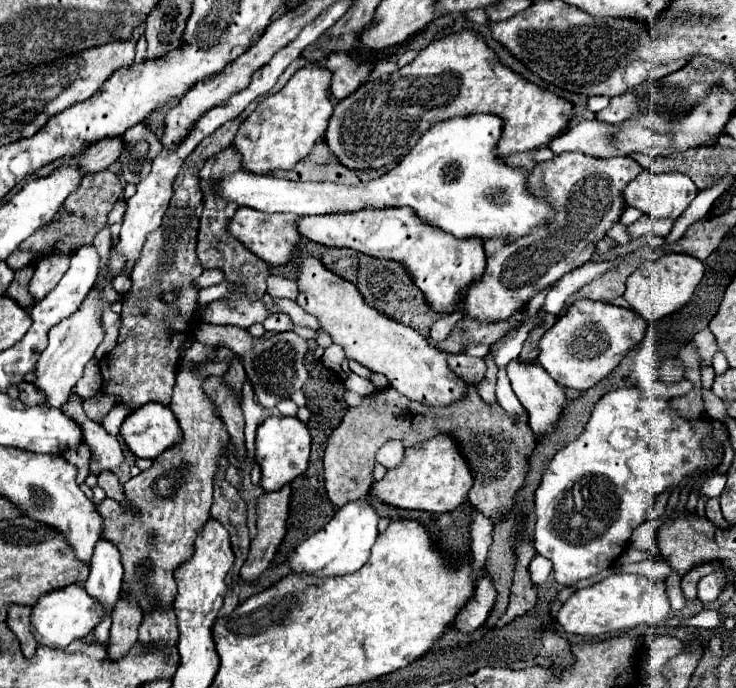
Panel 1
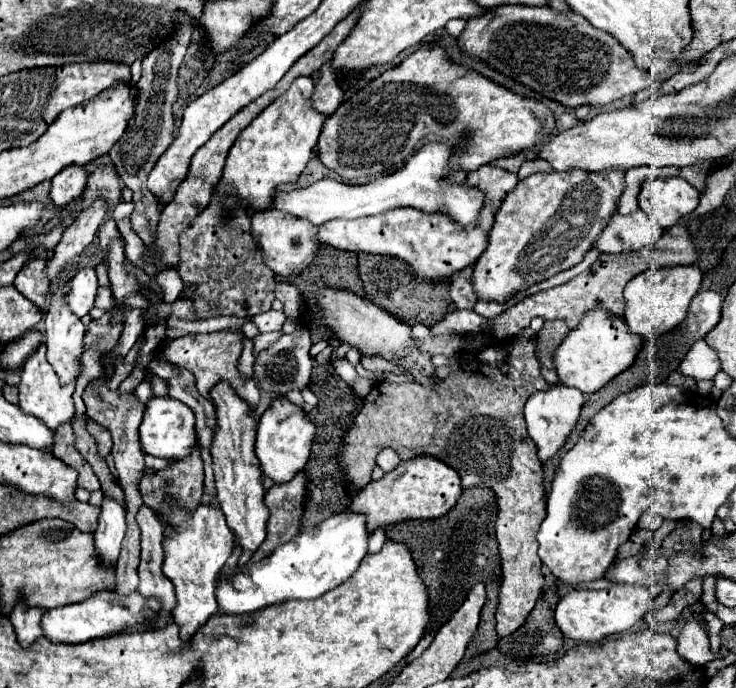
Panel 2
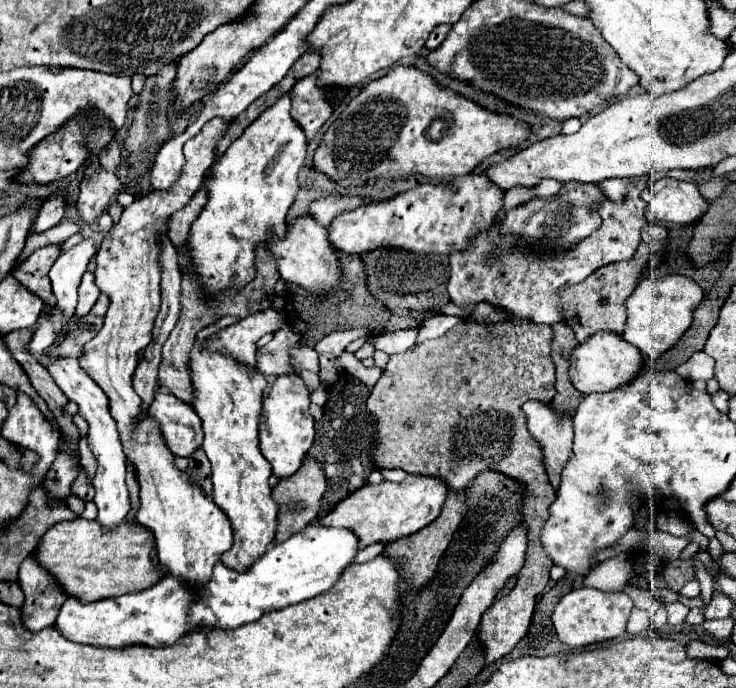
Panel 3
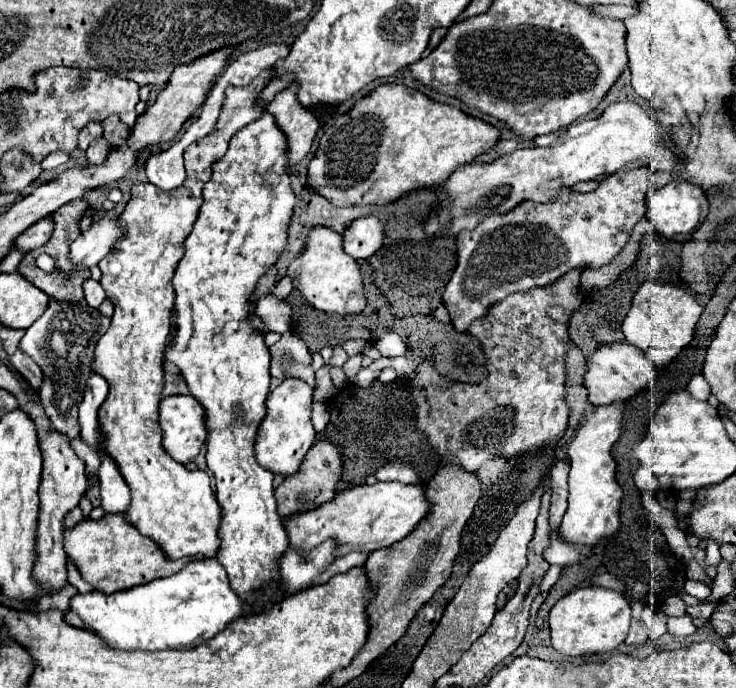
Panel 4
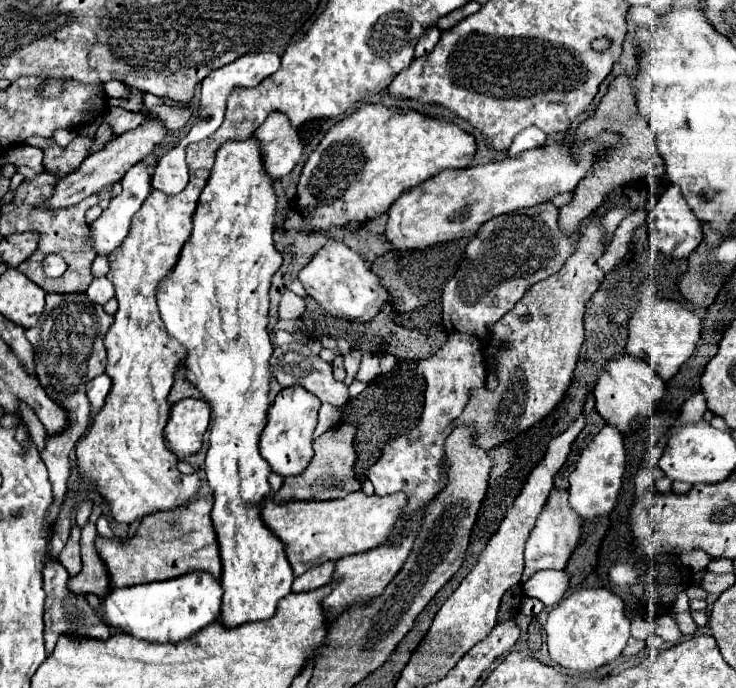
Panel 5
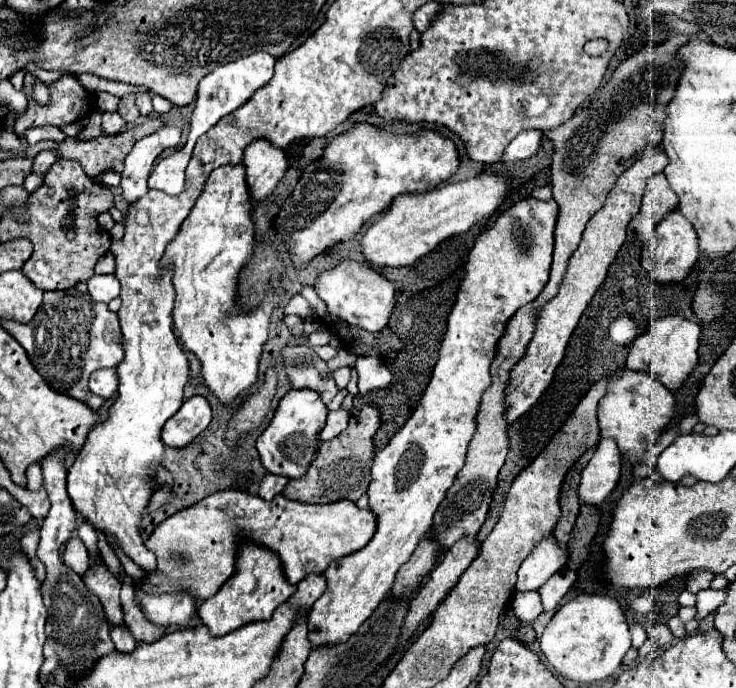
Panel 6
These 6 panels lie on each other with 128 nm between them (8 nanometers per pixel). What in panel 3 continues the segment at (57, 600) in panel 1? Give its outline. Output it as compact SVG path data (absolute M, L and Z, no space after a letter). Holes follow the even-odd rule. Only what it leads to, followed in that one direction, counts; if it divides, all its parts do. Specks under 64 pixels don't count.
M308 524L288 540L274 544L250 570L246 570L246 574L230 570L218 562L210 582L196 588L178 576L168 574L158 584L142 592L104 598L90 604L66 600L56 618L56 628L72 642L102 648L128 648L136 644L154 648L172 646L194 630L232 630L262 618L266 612L314 598L336 584L342 570L356 554L358 540L354 532L346 528Z

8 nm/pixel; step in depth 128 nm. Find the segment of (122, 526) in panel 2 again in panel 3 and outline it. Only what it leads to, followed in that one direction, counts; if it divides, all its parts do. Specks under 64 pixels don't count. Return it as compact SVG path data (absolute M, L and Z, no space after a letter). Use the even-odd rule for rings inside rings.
M82 240L68 252L62 252L50 270L52 290L58 298L56 308L66 312L68 318L74 316L74 308L78 302L78 286L94 254L96 254L96 242ZM76 358L52 360L52 364L48 364L48 370L50 370L54 382L58 384L58 388L70 400L74 400L80 406L78 414L88 422L88 446L90 446L92 454L98 460L98 472L96 472L96 476L92 480L94 490L96 490L94 504L98 506L98 518L96 520L104 528L112 530L130 512L130 492L128 492L128 486L126 486L126 456L122 452L116 422L112 420L112 416L108 412L108 398L102 392L102 388L88 376L88 372L84 368L80 368L80 362Z

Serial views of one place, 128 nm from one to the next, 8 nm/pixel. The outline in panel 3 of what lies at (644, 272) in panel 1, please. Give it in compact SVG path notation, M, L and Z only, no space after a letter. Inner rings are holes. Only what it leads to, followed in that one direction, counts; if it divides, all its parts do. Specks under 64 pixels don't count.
M664 276L656 280L642 280L626 300L628 322L622 338L638 346L652 360L658 360L688 330L688 326L694 320L692 314L702 302L702 298L704 298L702 288L692 278L686 276Z

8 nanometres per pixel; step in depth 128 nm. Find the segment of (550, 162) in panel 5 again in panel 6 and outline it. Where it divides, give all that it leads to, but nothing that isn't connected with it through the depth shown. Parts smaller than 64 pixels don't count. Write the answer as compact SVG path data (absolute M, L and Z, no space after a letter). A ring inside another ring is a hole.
M478 174L458 184L446 184L440 190L428 190L424 194L398 196L390 210L380 216L362 236L362 256L368 266L410 266L418 258L432 252L442 240L466 232L472 224L492 216L498 206L508 198L508 180L500 174Z

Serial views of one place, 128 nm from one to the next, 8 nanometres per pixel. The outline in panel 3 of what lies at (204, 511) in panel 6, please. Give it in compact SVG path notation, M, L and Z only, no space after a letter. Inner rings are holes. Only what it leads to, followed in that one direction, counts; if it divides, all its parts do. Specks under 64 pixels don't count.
M408 474L406 480L400 484L388 480L382 480L380 484L364 484L362 488L358 488L356 492L340 500L336 508L320 516L316 522L320 526L352 528L352 532L356 532L356 538L360 540L360 550L362 550L374 542L388 544L422 530L424 526L428 526L438 518L446 494L448 494L448 486L442 480ZM68 520L52 526L38 542L36 560L46 568L68 596L76 596L82 602L96 602L128 592L140 592L156 584L162 574L168 574L164 566L152 562L152 532L140 524L122 522L114 530L104 530L96 520Z

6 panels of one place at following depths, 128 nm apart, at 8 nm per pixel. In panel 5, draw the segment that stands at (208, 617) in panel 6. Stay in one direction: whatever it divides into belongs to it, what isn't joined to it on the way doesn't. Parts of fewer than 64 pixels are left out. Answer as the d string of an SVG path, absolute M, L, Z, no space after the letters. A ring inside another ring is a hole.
M248 138L244 142L226 142L220 150L218 150L218 156L216 156L216 162L212 166L212 172L210 172L210 178L198 198L198 208L192 216L192 232L190 232L190 238L186 240L184 248L180 250L180 256L172 268L172 272L168 274L168 278L164 278L158 286L158 294L156 294L156 300L158 300L158 308L160 308L160 316L164 320L164 326L168 330L170 336L174 336L180 344L184 344L184 348L188 350L188 356L186 356L186 376L188 380L202 392L204 400L212 406L212 426L210 426L210 436L208 436L208 452L206 452L206 464L204 464L204 472L206 472L206 480L214 492L214 508L212 508L212 522L214 522L214 528L216 528L216 534L218 534L218 542L220 542L220 558L222 558L222 588L224 588L224 600L222 600L222 606L220 606L220 616L218 616L218 622L224 626L224 628L232 628L232 626L240 626L240 624L246 624L246 622L254 622L254 620L268 620L274 612L276 612L276 604L280 598L284 598L286 594L290 594L292 590L292 582L294 582L294 574L292 574L292 568L288 564L288 558L286 558L286 552L284 552L284 544L280 544L280 540L264 526L262 518L260 518L260 504L264 502L266 494L270 492L270 484L268 484L268 474L270 474L270 466L268 462L260 456L258 452L258 438L260 438L260 432L264 430L266 426L266 412L268 412L268 384L270 384L270 356L272 356L272 344L270 344L270 338L268 338L268 332L266 332L266 324L268 324L268 304L270 304L270 278L274 276L274 272L280 268L282 264L282 256L280 252L274 248L274 240L272 240L272 234L274 234L274 218L276 218L276 194L274 194L274 188L272 188L272 180L270 176L264 172L264 166L262 166L262 156L260 156L260 144L256 142L256 138Z

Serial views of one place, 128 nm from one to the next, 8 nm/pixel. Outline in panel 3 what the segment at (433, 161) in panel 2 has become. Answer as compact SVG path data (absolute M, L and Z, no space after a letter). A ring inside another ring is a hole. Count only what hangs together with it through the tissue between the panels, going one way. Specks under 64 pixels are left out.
M324 196L322 200L318 202L312 202L310 204L310 214L316 222L320 222L322 226L328 226L338 214L342 212L348 212L348 210L356 210L358 206L362 206L364 200L354 196L354 198L348 198L348 196Z

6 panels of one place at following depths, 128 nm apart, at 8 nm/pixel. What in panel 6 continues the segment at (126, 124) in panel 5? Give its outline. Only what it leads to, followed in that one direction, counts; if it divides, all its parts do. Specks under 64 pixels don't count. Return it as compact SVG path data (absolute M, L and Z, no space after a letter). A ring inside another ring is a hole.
M124 94L124 96L120 98L118 114L120 114L128 124L132 124L132 122L138 120L140 112L138 112L138 108L136 108L136 96L134 96L134 94Z

